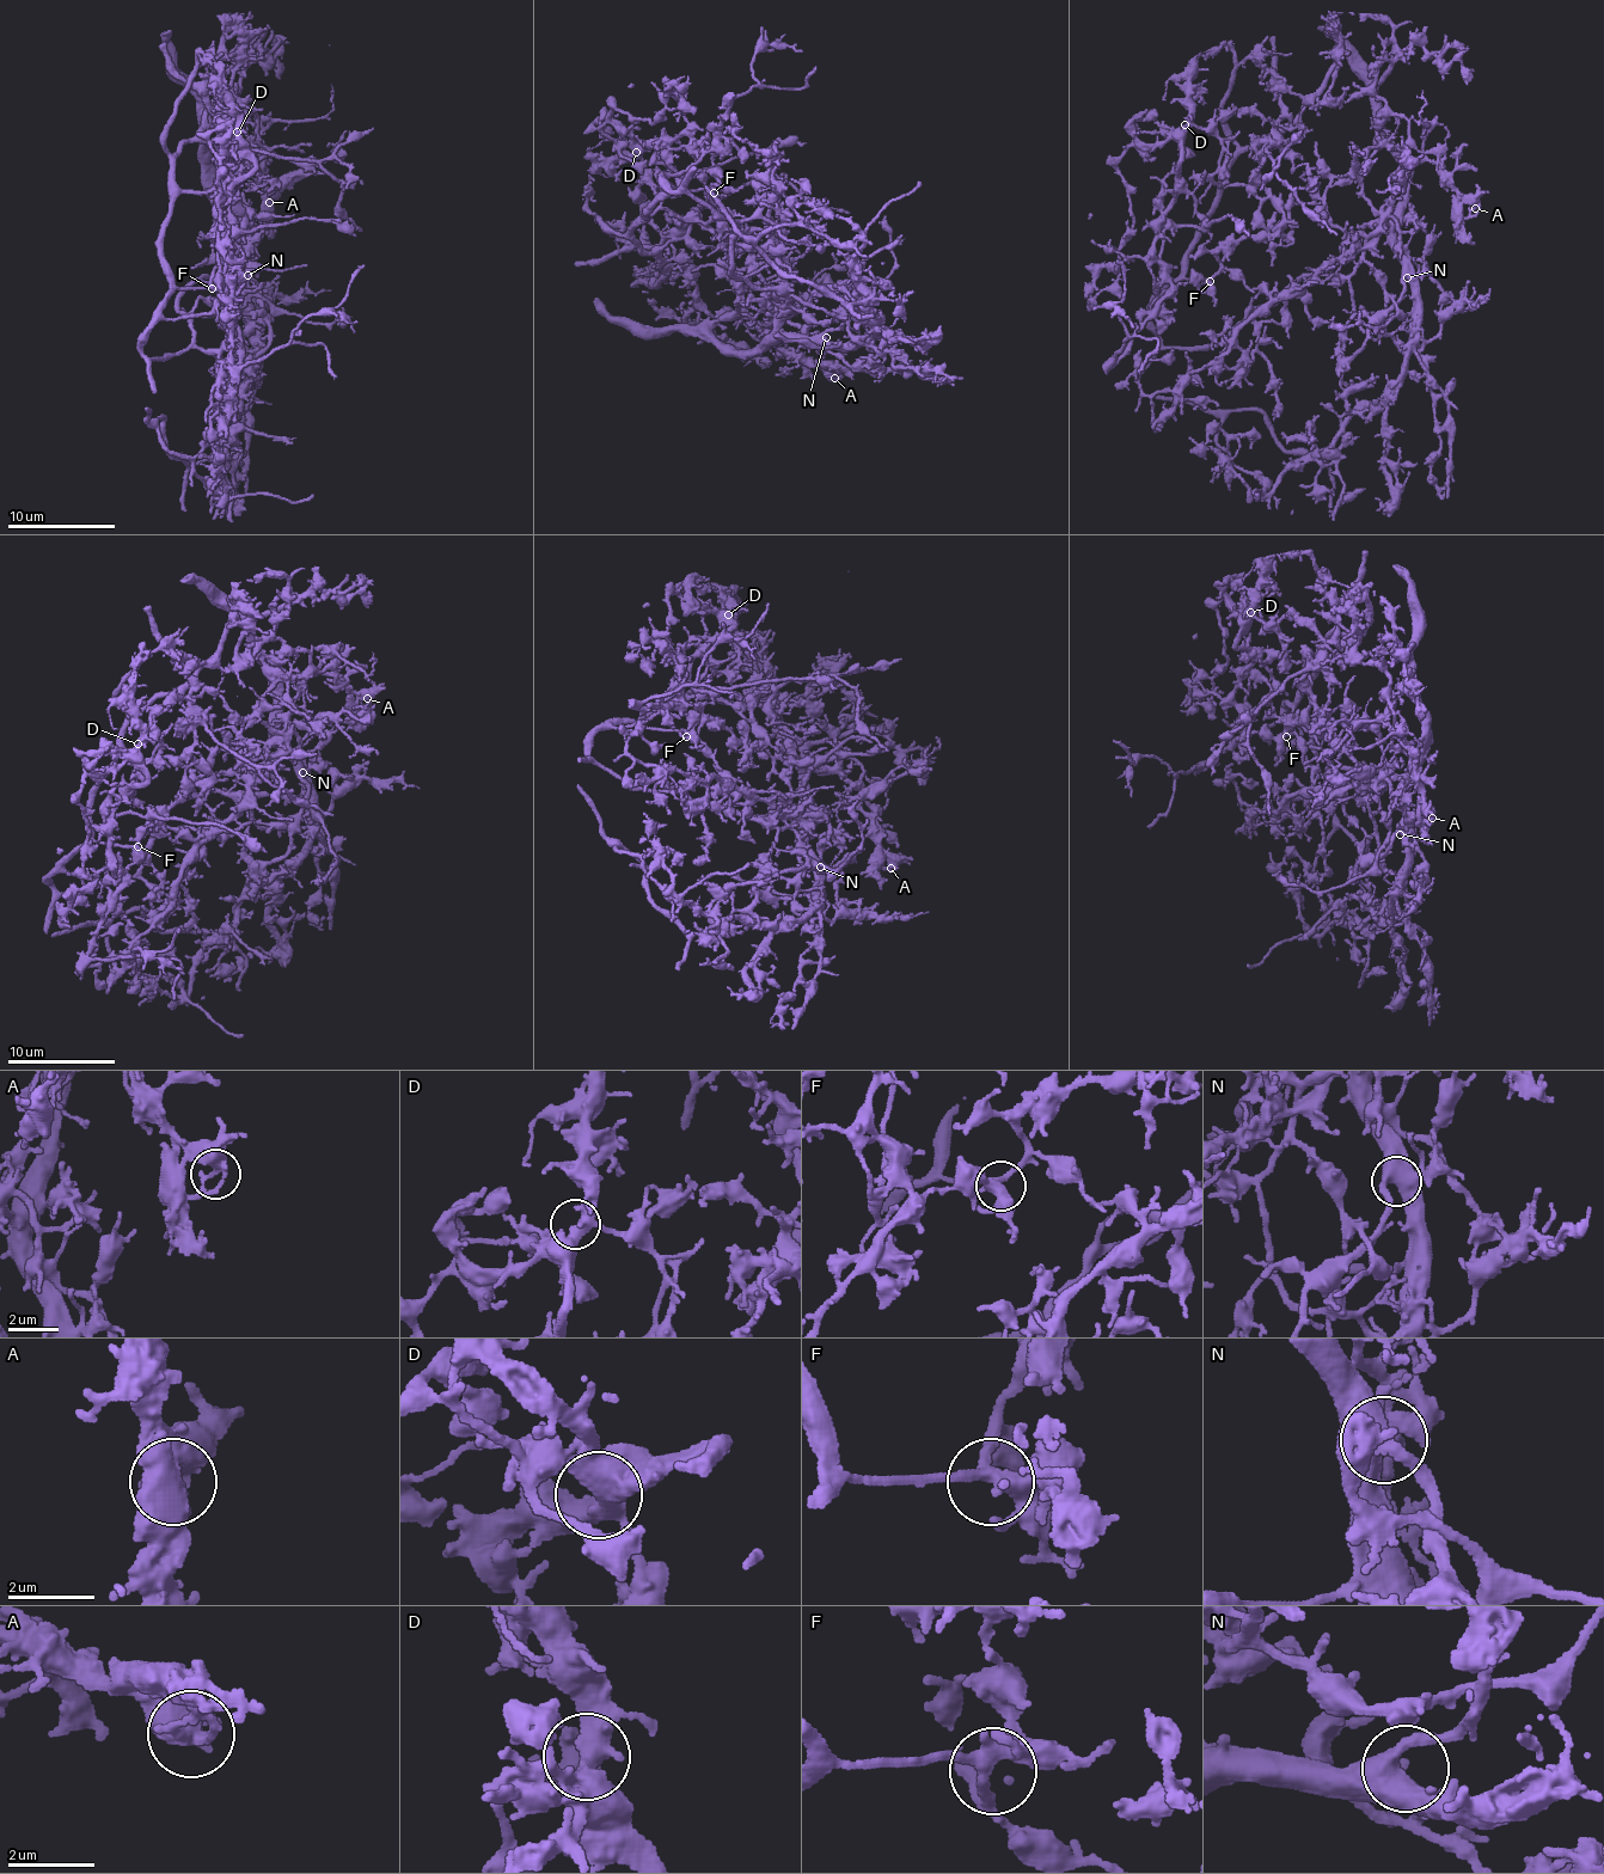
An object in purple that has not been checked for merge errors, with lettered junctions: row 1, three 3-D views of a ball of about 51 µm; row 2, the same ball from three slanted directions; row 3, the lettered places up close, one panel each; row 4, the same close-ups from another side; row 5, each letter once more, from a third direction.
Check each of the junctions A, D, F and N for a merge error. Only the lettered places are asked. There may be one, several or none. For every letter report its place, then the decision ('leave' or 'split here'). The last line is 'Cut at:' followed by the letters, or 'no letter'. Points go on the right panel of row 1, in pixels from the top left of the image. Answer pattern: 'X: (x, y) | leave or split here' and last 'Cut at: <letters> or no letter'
A: (1475, 208) | split here
D: (1185, 124) | leave
F: (1210, 281) | leave
N: (1407, 277) | leave
Cut at: A

